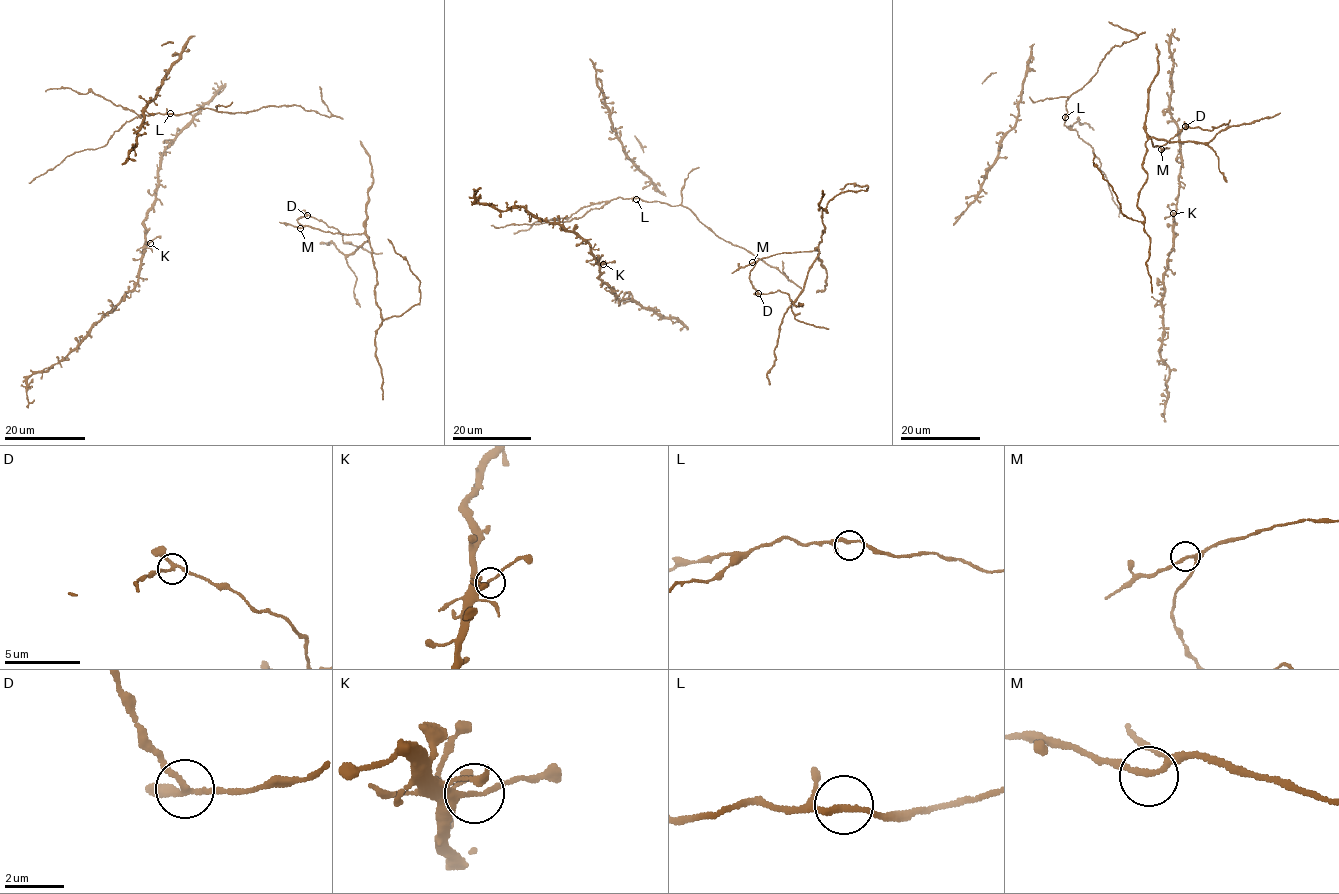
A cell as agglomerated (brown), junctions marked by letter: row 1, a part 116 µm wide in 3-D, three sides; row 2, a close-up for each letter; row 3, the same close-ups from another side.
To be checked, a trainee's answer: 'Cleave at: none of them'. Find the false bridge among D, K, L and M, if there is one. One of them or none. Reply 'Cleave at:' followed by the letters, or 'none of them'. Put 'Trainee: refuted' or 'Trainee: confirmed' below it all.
Cleave at: D
Trainee: refuted

